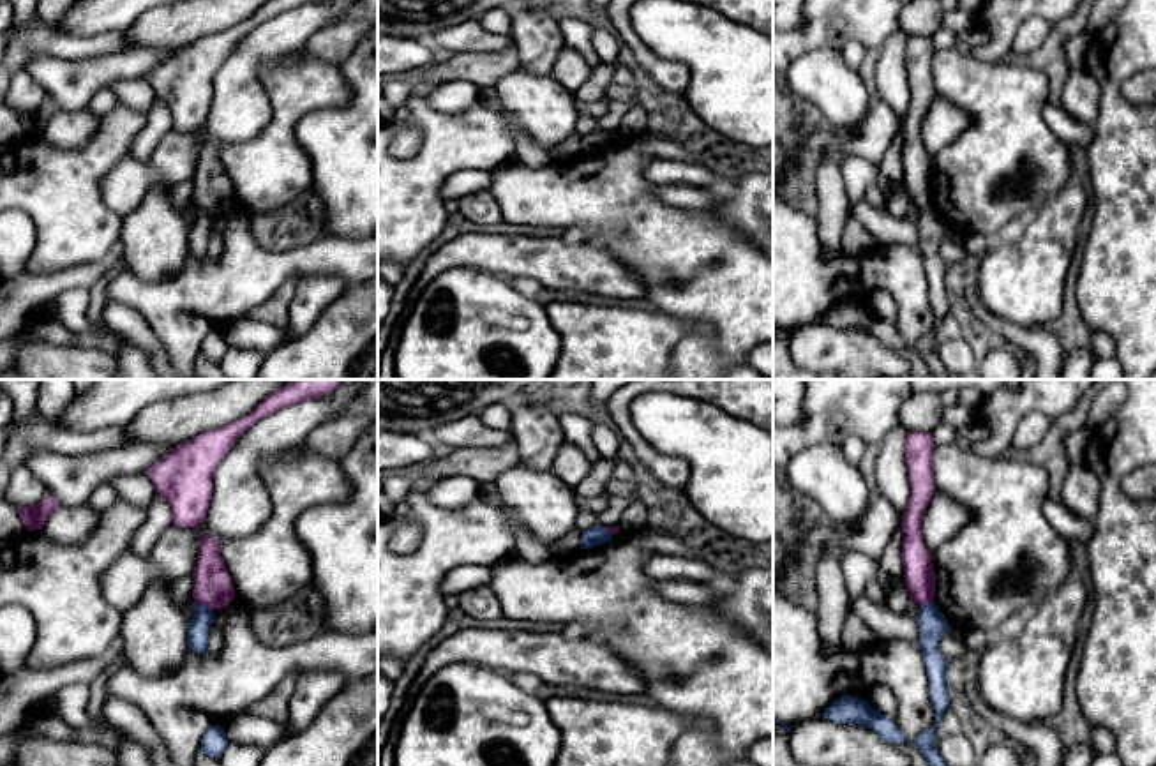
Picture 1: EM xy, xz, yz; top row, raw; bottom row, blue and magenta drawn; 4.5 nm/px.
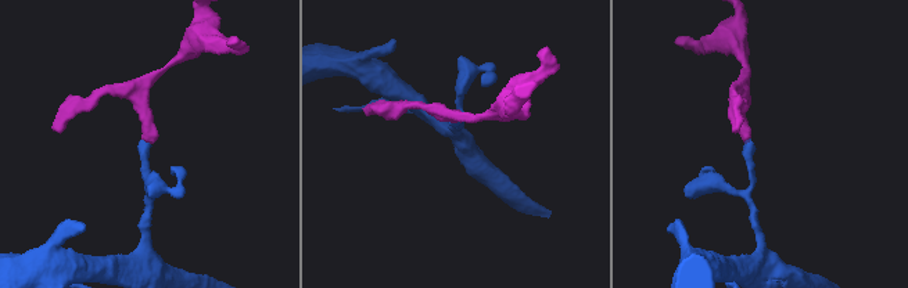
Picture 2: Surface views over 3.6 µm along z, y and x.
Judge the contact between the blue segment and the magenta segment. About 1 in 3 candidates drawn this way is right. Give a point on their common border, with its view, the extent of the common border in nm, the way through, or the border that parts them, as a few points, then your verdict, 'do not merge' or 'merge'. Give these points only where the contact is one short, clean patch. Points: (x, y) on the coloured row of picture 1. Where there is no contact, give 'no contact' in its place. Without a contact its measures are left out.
meets blue in xy at (203, 606); contact 90 nm long; border along xy (195, 599), (210, 609); do not merge

